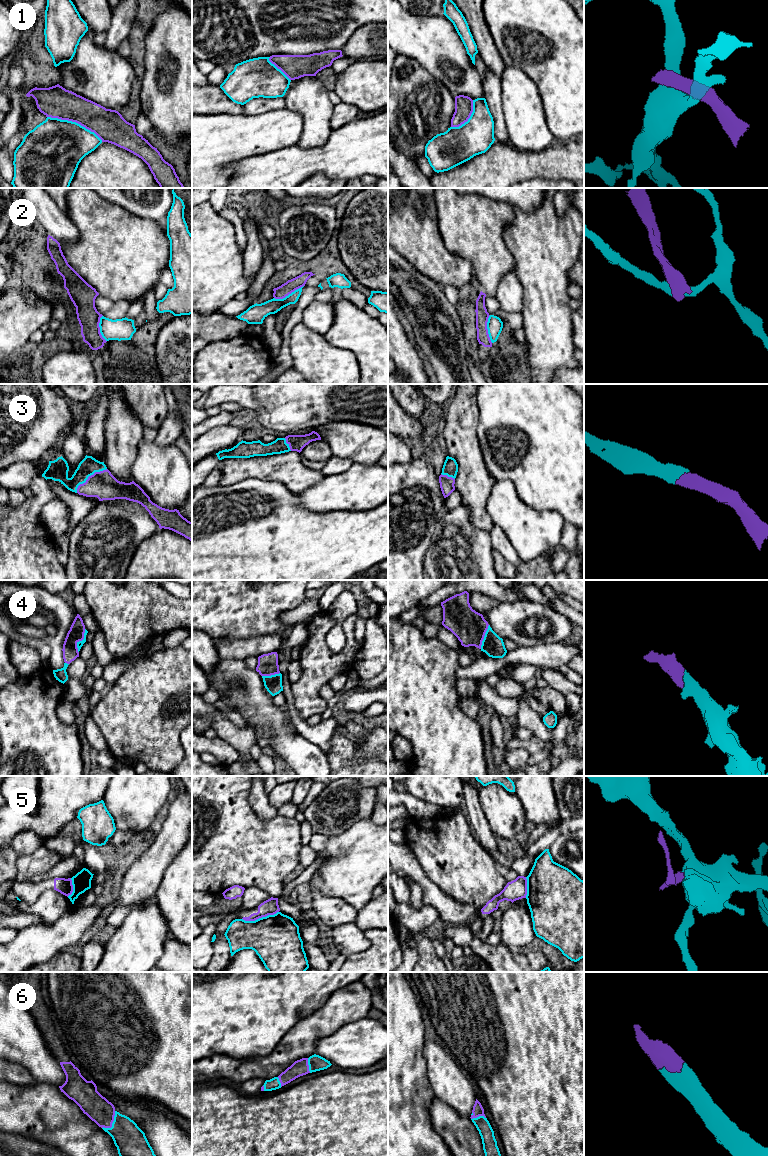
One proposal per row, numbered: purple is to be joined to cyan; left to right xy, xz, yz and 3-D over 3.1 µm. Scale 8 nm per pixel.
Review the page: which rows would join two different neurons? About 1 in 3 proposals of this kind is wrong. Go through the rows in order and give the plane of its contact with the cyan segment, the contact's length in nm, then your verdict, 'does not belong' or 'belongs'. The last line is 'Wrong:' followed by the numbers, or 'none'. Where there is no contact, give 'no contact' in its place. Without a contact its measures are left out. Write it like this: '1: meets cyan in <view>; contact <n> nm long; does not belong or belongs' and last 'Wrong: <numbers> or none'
1: meets cyan in xy; contact 500 nm long; does not belong
2: meets cyan in xz; contact 260 nm long; does not belong
3: meets cyan in xy; contact 320 nm long; belongs
4: meets cyan in xy; contact 200 nm long; belongs
5: meets cyan in xz; contact 300 nm long; does not belong
6: meets cyan in xy; contact 180 nm long; belongs
Wrong: 1, 2, 5

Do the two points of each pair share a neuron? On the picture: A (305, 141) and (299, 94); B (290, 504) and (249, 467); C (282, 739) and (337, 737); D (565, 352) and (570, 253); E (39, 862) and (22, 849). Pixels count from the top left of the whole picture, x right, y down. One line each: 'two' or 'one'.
A: one
B: two
C: two
D: one
E: two

